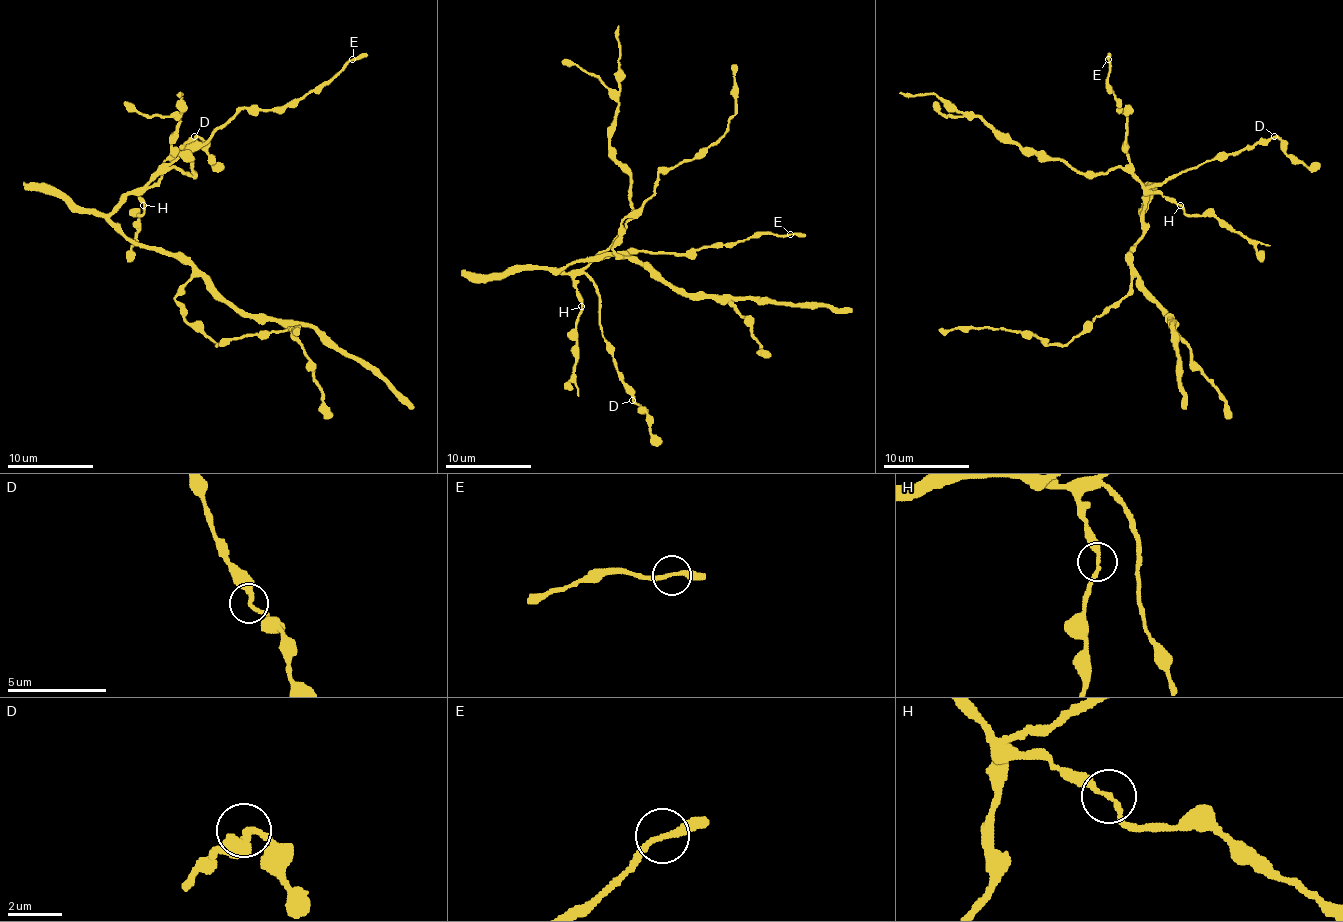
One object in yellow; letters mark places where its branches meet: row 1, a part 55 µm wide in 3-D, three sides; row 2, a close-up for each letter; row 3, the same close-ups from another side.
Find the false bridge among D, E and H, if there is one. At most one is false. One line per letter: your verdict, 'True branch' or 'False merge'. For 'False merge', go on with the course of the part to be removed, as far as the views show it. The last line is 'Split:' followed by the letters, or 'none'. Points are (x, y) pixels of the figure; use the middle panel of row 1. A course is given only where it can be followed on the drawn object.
D: True branch
E: True branch
H: True branch
Split: none

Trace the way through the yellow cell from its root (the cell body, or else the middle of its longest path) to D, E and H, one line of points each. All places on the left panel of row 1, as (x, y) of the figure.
D: (128, 236), (110, 219), (110, 214), (128, 195), (141, 193), (156, 184), (160, 180), (162, 163), (195, 137)
E: (128, 236), (110, 219), (128, 195), (141, 193), (242, 109), (294, 106), (327, 85), (352, 59)
H: (128, 236), (110, 219), (110, 214), (130, 193), (136, 195), (143, 206)

